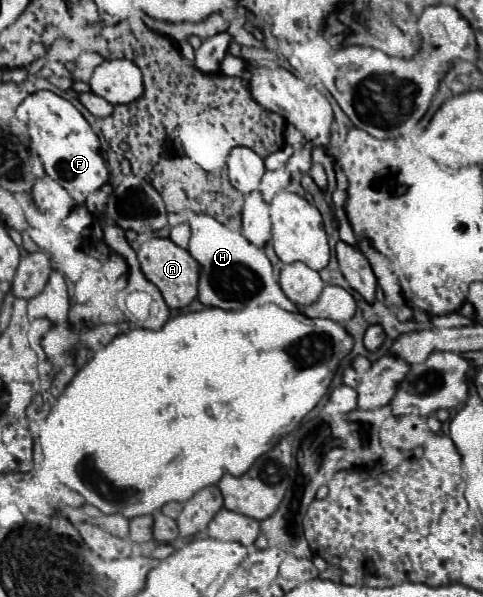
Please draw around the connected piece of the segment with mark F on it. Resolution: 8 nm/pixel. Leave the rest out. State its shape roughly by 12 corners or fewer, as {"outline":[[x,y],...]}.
{"outline":[[52,91],[22,101],[30,147],[68,193],[110,183],[100,139]]}

